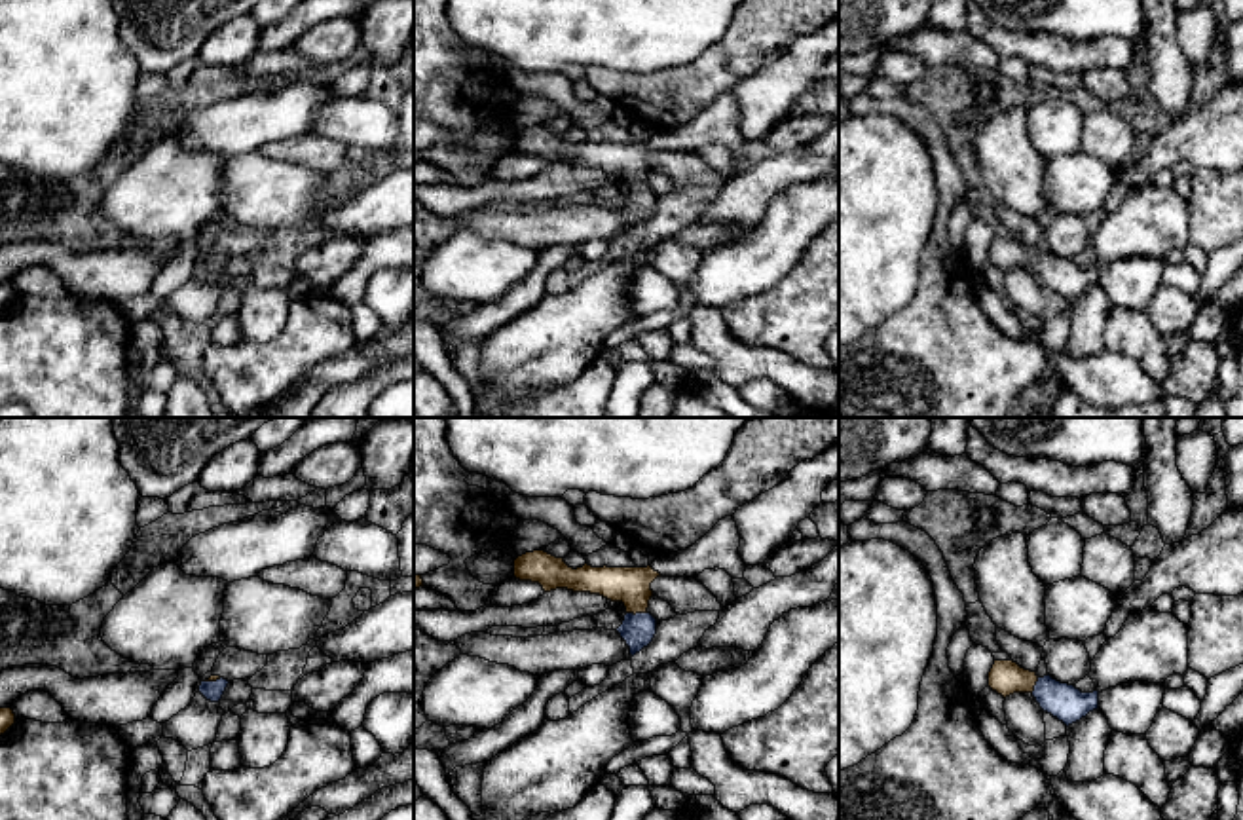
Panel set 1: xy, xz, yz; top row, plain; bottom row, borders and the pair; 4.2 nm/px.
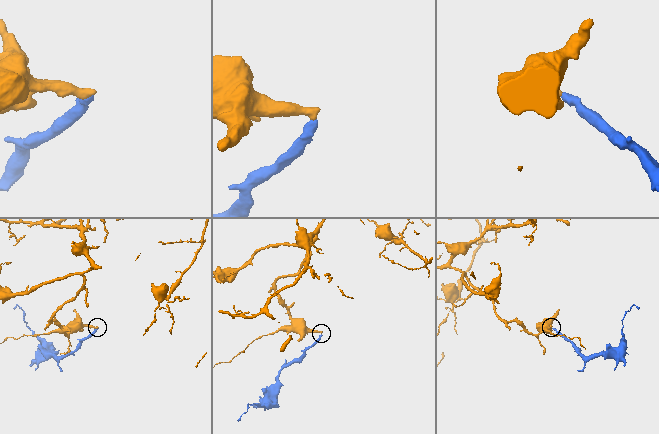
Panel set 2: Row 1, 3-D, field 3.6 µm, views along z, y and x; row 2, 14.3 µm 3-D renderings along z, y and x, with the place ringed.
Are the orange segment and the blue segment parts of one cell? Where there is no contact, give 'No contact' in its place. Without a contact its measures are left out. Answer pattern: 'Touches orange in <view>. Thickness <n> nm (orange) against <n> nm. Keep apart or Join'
Touches orange in xz. Thickness 160 nm (orange) against 140 nm. Join

